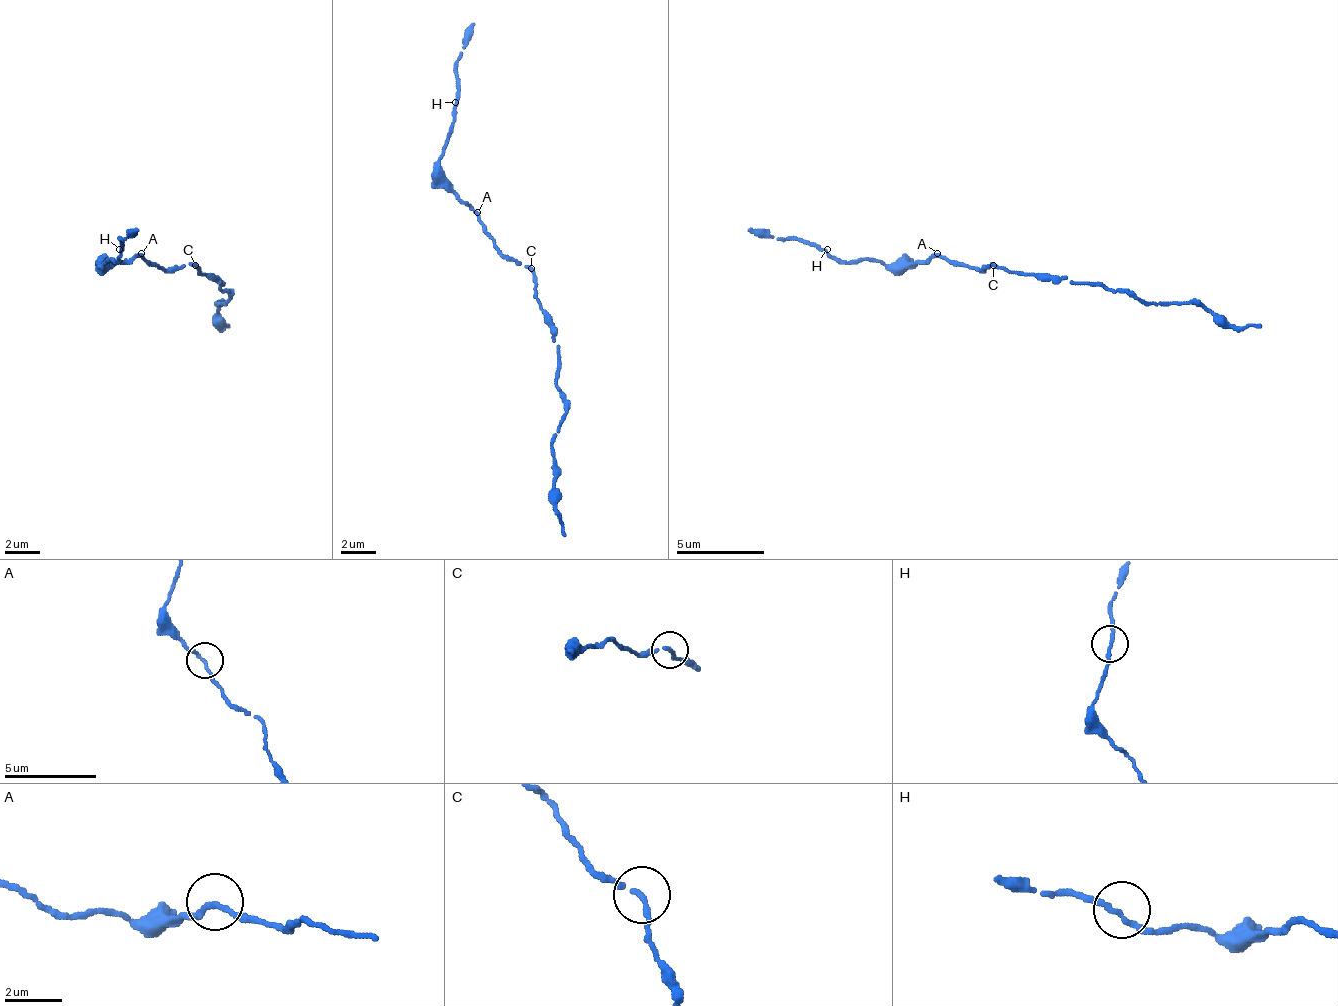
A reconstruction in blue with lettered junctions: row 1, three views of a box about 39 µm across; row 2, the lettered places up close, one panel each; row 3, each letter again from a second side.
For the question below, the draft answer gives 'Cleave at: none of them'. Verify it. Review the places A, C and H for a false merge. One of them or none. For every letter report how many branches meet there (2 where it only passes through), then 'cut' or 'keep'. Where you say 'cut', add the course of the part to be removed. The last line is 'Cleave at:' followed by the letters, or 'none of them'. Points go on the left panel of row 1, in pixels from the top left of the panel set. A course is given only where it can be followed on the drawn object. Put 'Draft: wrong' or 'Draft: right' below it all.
A: 2 | keep
C: 2 | keep
H: 2 | keep
Cleave at: none of them
Draft: right

